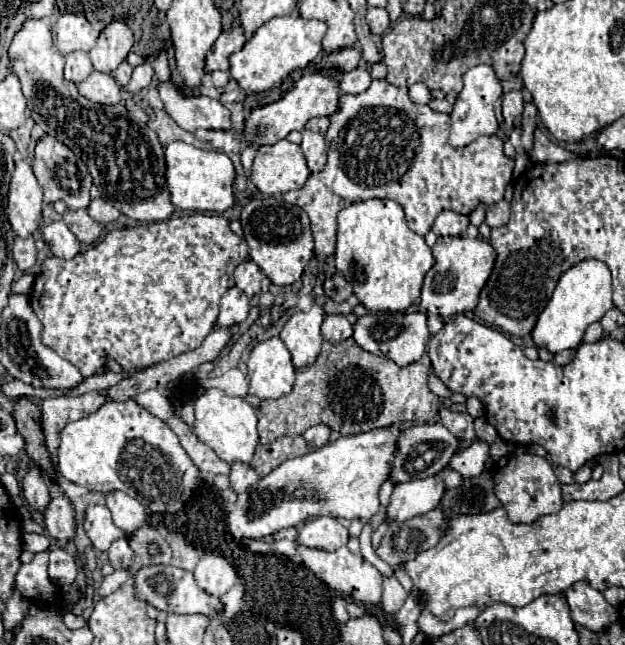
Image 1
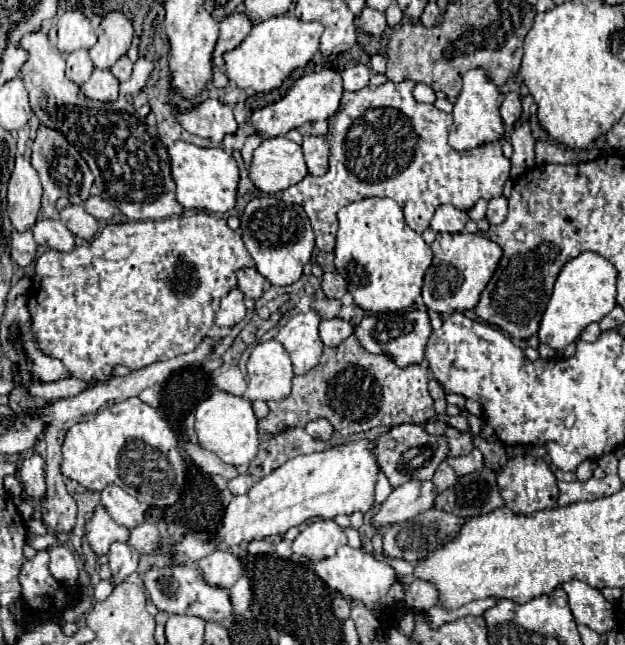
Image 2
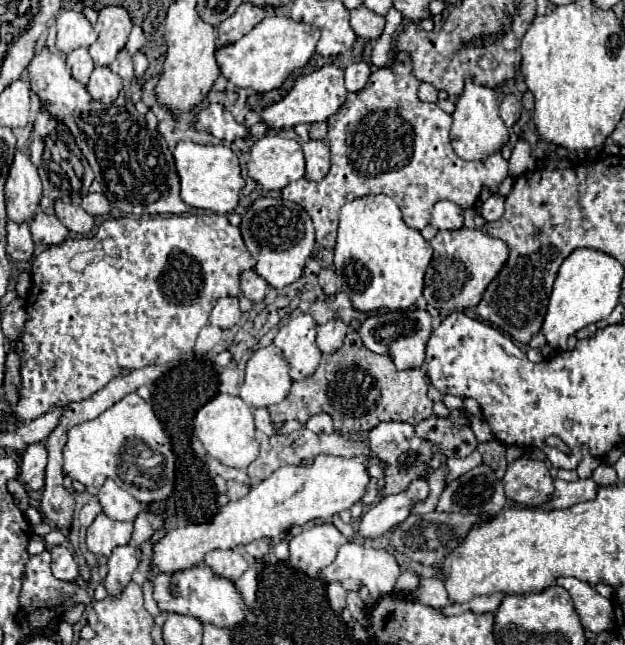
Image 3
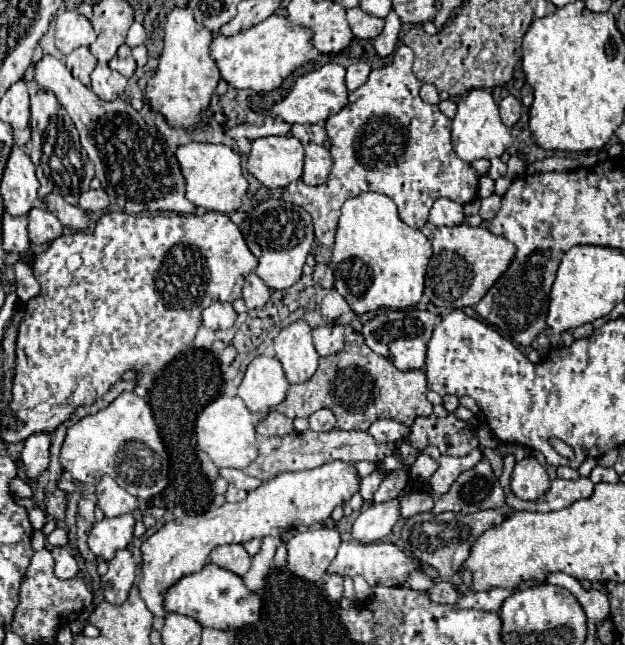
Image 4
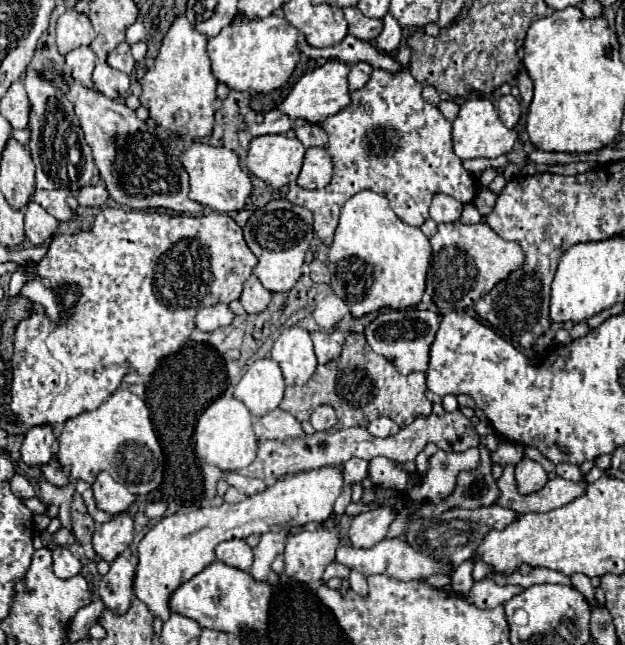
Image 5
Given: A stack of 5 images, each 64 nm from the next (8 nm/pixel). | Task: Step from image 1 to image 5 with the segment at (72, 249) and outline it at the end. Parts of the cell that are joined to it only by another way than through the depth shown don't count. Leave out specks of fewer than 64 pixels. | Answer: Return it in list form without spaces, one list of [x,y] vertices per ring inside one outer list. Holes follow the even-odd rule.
[[[30,202],[24,208],[24,232],[34,246],[42,246],[42,242],[52,238],[56,230],[58,230],[58,220],[52,214],[48,214],[40,204]]]

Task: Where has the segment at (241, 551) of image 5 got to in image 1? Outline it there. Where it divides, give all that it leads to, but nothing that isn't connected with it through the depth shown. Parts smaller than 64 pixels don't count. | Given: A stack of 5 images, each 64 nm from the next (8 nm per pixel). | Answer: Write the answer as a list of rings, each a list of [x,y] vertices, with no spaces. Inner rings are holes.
[[[214,554],[200,558],[194,570],[194,578],[198,586],[212,596],[224,596],[238,582],[236,570],[228,564],[228,560]]]

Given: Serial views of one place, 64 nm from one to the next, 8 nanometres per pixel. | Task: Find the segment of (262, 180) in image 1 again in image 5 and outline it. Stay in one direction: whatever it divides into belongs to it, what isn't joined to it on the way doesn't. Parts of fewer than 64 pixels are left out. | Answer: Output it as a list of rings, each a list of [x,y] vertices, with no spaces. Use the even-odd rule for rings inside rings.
[[[282,134],[258,136],[250,142],[246,168],[274,188],[288,186],[296,182],[306,148],[298,138],[288,138]]]

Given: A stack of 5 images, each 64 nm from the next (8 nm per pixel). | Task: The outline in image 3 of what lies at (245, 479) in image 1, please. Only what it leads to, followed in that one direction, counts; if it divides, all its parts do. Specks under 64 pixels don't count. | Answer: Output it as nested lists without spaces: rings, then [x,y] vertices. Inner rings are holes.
[[[234,480],[228,482],[228,498],[230,500],[238,500],[238,498],[246,496],[248,490],[250,490],[250,484],[240,484],[240,482],[234,482]]]

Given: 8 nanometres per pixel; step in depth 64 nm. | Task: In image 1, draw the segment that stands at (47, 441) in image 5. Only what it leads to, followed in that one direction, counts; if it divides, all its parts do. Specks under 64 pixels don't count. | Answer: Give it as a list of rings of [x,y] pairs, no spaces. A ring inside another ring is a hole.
[[[32,466],[28,470],[28,474],[24,476],[22,492],[28,502],[28,508],[32,512],[38,512],[40,516],[44,516],[44,508],[48,506],[48,484],[36,466]]]

